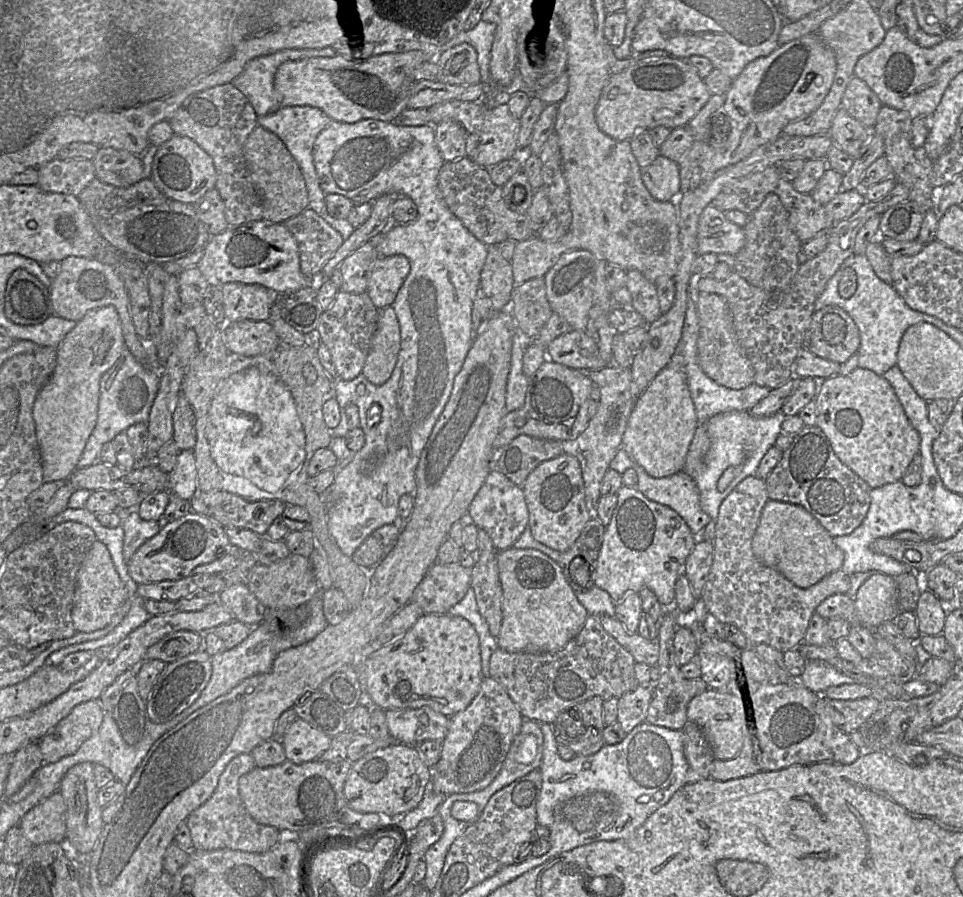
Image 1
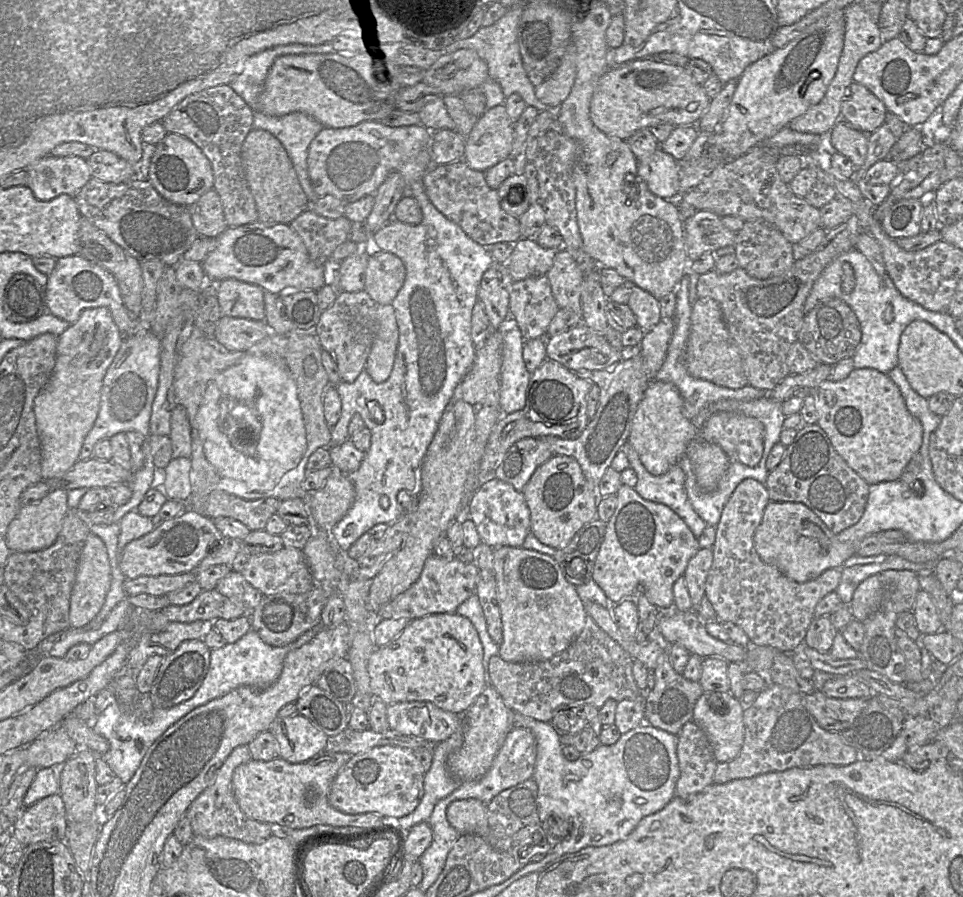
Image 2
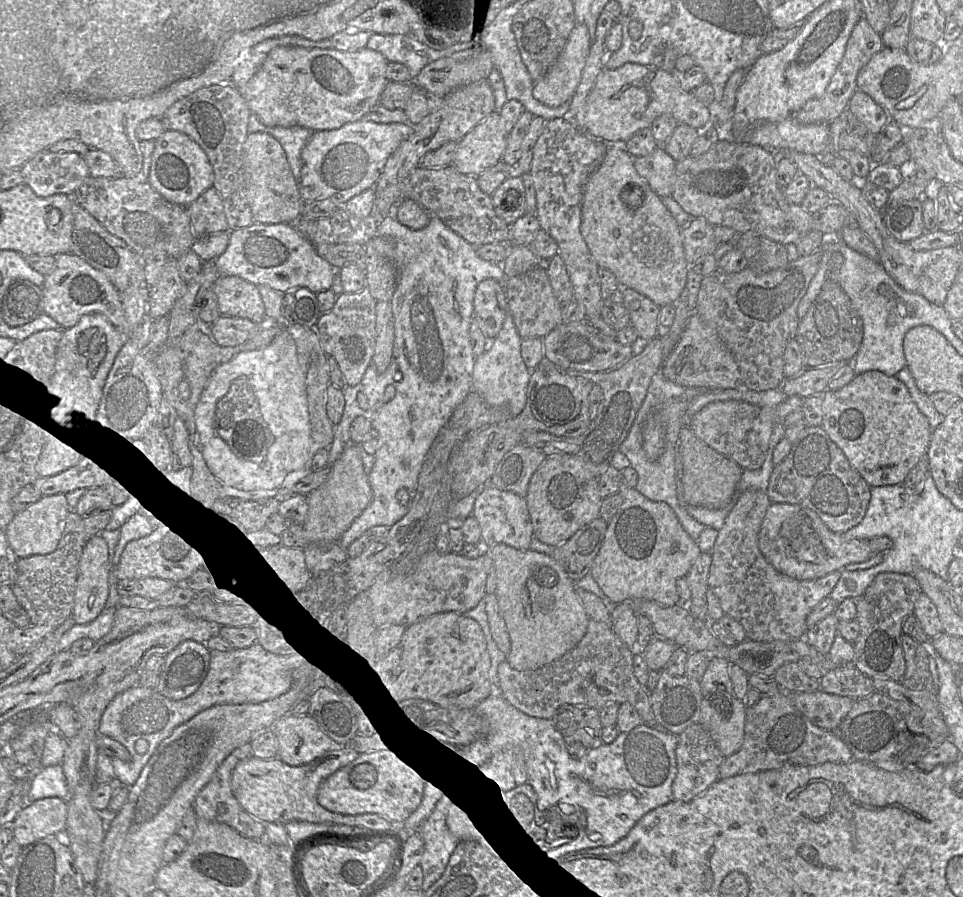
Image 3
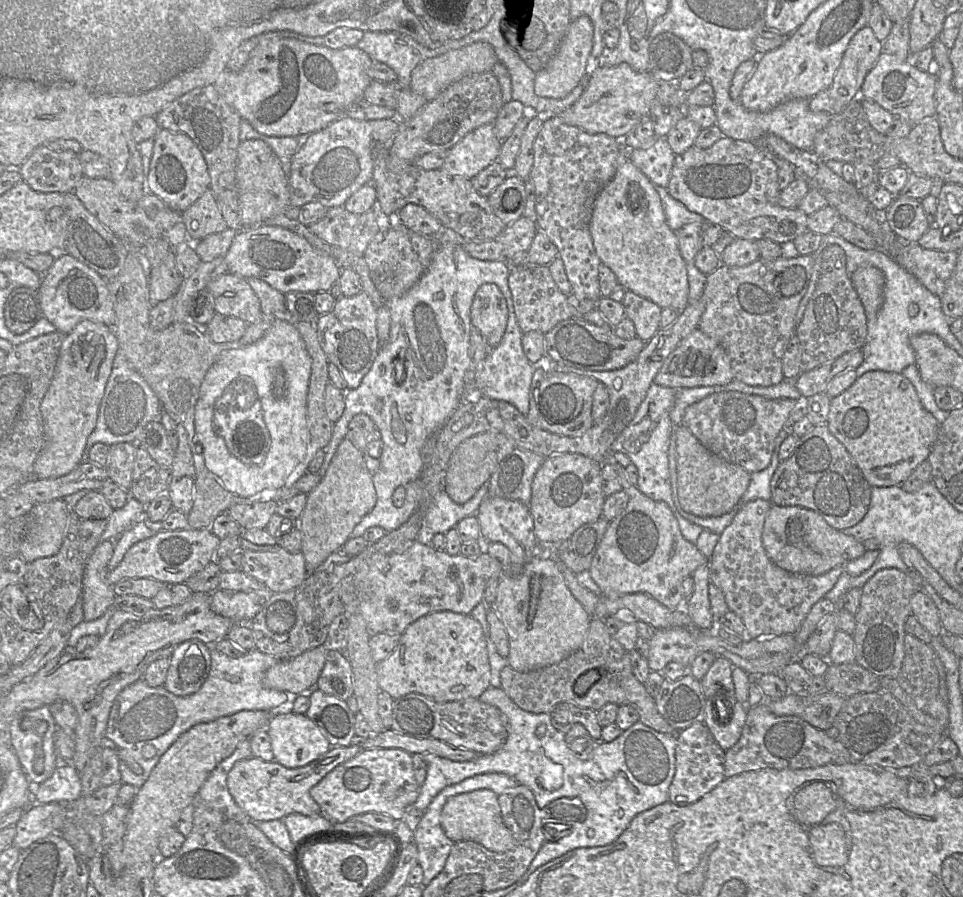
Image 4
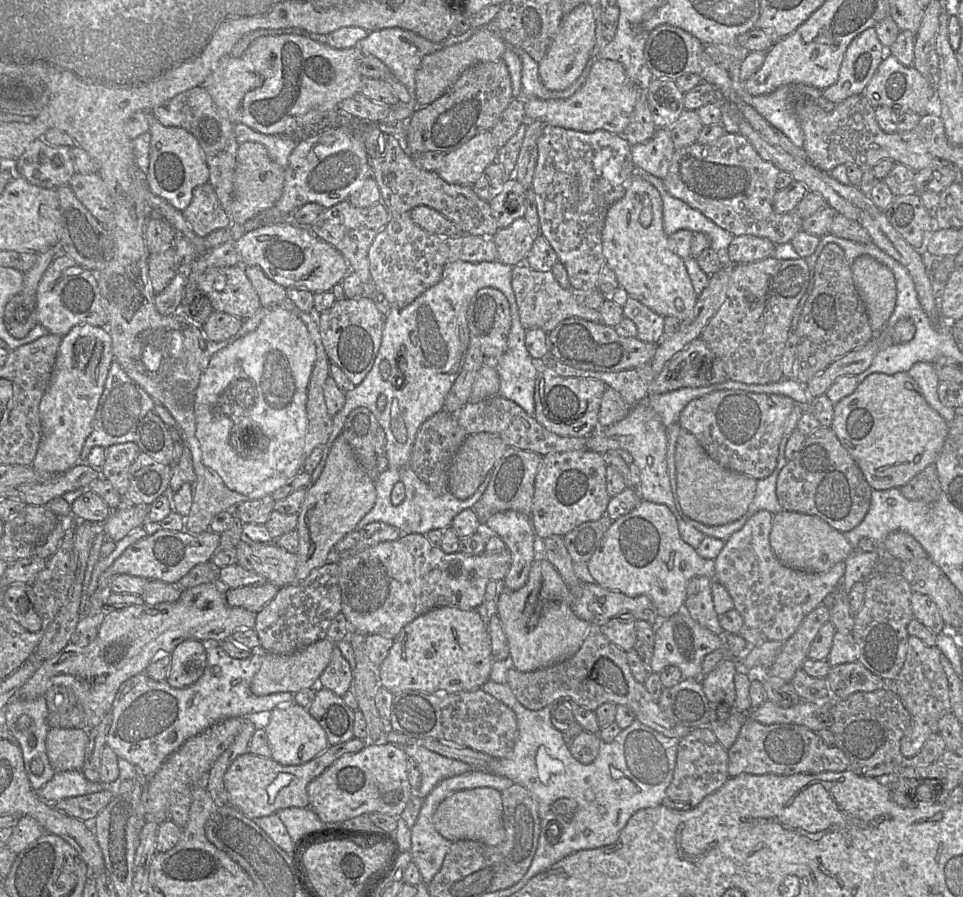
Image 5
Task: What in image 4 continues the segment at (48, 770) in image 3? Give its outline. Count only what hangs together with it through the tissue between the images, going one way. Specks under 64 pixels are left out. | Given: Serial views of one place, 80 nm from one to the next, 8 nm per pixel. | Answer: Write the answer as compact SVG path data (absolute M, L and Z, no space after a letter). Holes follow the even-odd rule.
M61 762L50 778L39 785L33 800L35 803L71 804L81 796L81 779L70 762Z

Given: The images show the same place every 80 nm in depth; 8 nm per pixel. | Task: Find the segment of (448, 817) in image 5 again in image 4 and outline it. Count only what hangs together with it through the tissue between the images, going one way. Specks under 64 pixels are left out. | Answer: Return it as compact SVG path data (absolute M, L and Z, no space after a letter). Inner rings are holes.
M488 789L474 790L449 798L442 809L440 823L446 836L454 843L474 841L497 853L509 851L514 847L513 836L502 820L498 795Z

